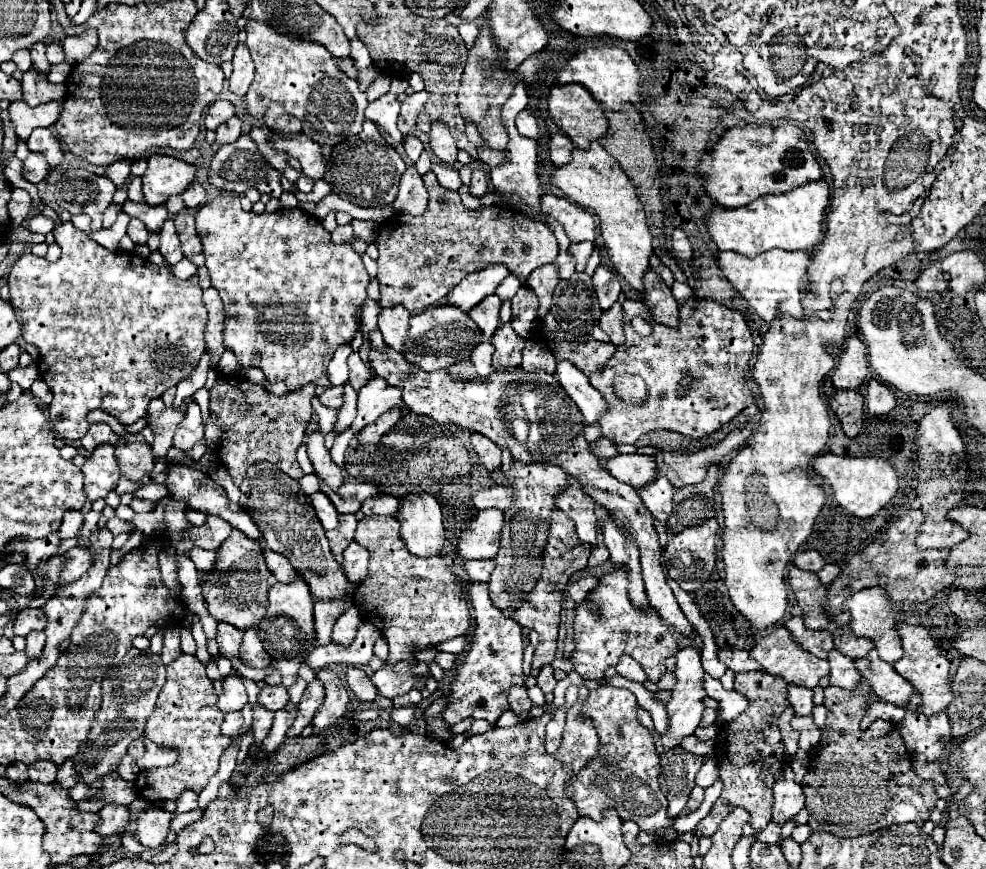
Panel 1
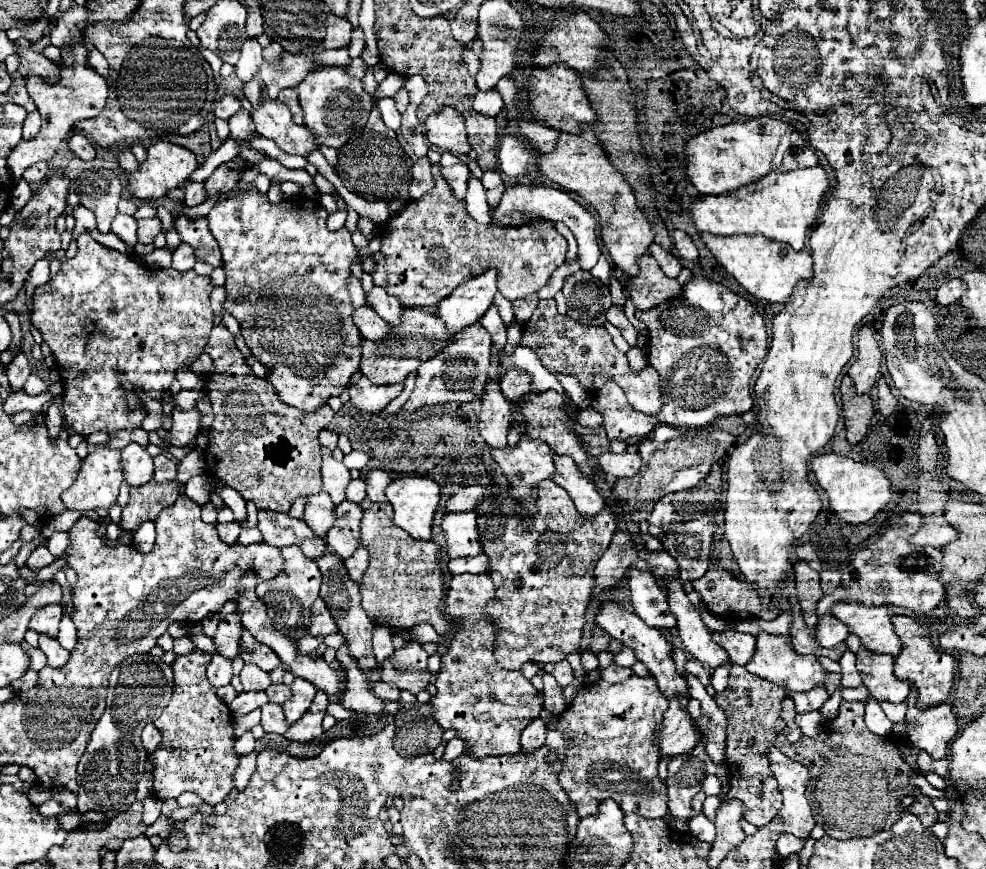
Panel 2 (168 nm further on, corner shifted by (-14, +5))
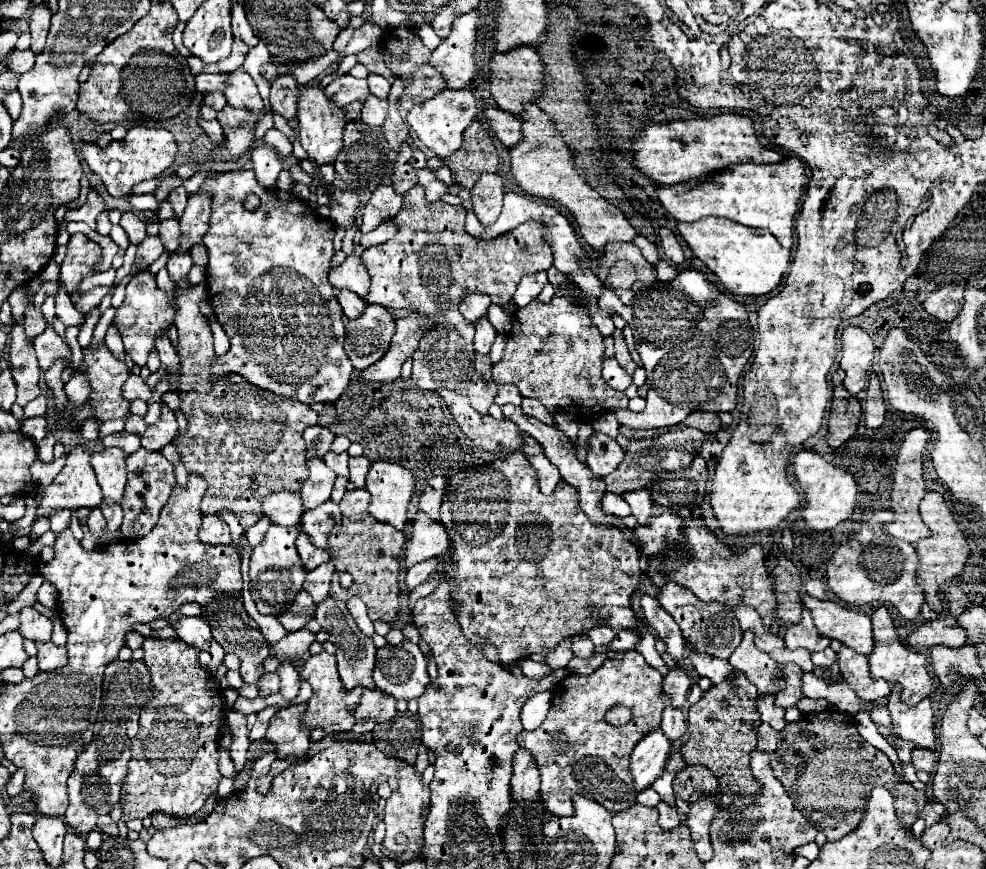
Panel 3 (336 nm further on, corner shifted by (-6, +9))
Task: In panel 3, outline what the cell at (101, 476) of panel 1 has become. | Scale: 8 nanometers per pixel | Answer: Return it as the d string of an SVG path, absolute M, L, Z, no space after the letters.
M79 445L71 449L65 467L61 473L55 477L55 481L43 491L41 503L37 507L37 519L39 517L49 517L53 511L63 511L63 509L81 509L81 507L97 507L103 503L103 493L97 483L97 475L91 467L91 449L85 445Z

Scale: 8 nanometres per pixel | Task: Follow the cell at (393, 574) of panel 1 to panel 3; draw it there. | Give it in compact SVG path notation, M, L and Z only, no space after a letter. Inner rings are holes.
M363 489L347 491L341 499L341 513L343 523L331 531L331 549L329 553L335 555L337 573L347 571L353 577L353 585L343 589L339 583L339 575L335 573L331 595L339 597L341 601L349 601L351 597L359 597L367 609L371 621L395 621L399 617L399 561L403 551L403 533L373 519L367 511L371 503L371 495ZM351 519L351 521L349 521Z

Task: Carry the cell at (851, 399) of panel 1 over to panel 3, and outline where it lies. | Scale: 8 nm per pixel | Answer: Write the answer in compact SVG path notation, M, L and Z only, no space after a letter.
M855 397L833 399L831 417L829 417L829 423L827 423L827 427L829 427L827 443L833 449L841 447L857 431L859 419L861 419L861 405Z

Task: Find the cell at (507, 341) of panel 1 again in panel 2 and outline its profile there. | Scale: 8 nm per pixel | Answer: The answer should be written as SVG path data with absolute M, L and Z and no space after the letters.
M509 369L501 379L501 391L511 403L521 403L529 395L529 375L519 369Z

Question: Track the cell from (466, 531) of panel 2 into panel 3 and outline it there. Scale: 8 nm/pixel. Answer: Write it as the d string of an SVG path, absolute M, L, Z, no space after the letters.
M425 513L413 517L413 533L405 547L405 567L413 567L419 561L441 557L451 551L451 537L441 521L429 519Z

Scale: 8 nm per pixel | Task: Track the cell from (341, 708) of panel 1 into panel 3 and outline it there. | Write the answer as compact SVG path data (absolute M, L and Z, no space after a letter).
M299 629L299 631L293 631L293 633L287 633L281 641L277 643L271 643L269 649L271 649L271 655L279 657L281 661L283 659L289 659L289 661L297 661L301 657L305 657L309 653L309 645L315 641L315 635L305 631L305 629Z

